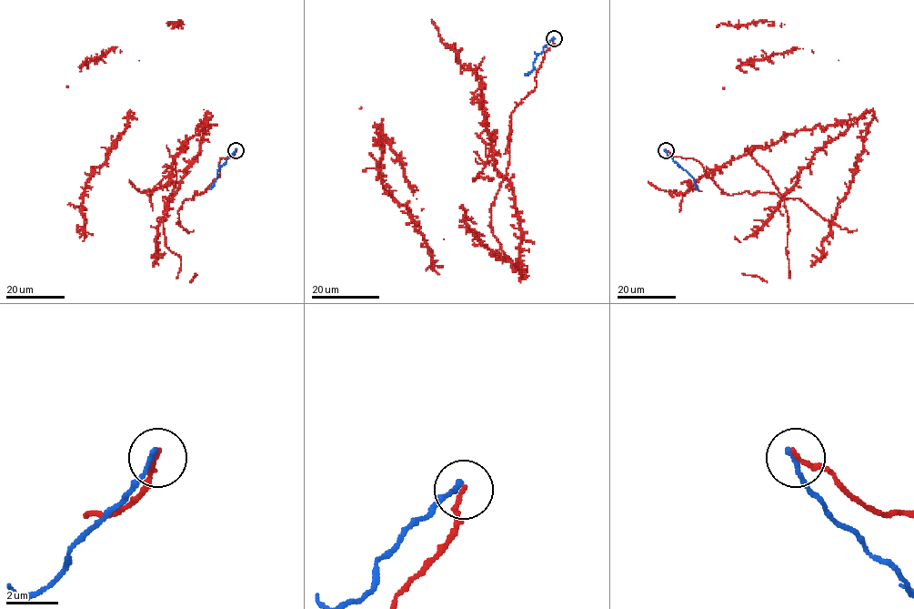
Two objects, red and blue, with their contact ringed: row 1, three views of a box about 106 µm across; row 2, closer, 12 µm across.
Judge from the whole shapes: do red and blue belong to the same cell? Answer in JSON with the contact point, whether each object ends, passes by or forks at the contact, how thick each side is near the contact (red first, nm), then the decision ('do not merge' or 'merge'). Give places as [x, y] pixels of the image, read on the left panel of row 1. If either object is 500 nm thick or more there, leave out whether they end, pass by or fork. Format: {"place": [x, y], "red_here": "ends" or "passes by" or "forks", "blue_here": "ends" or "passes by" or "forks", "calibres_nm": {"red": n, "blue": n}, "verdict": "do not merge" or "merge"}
{"place": [236, 150], "red_here": "ends", "blue_here": "ends", "calibres_nm": {"red": 180, "blue": 200}, "verdict": "do not merge"}

